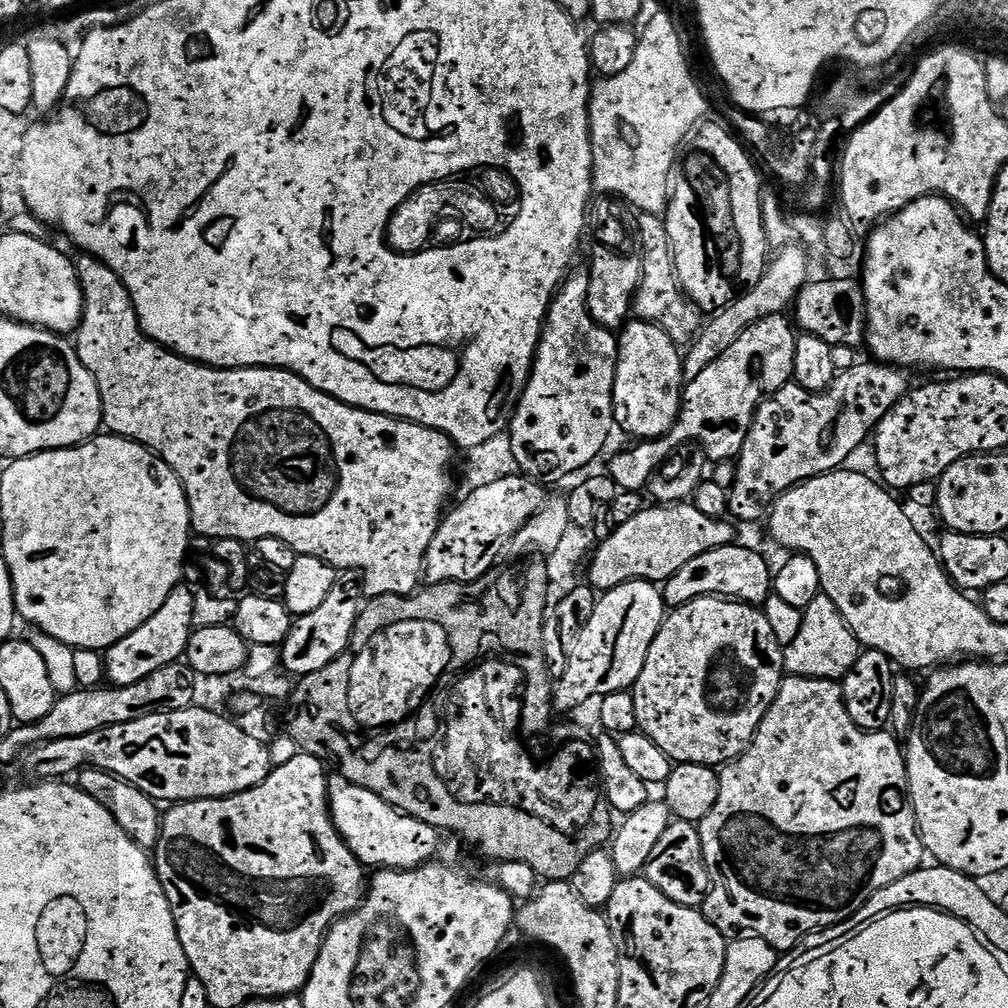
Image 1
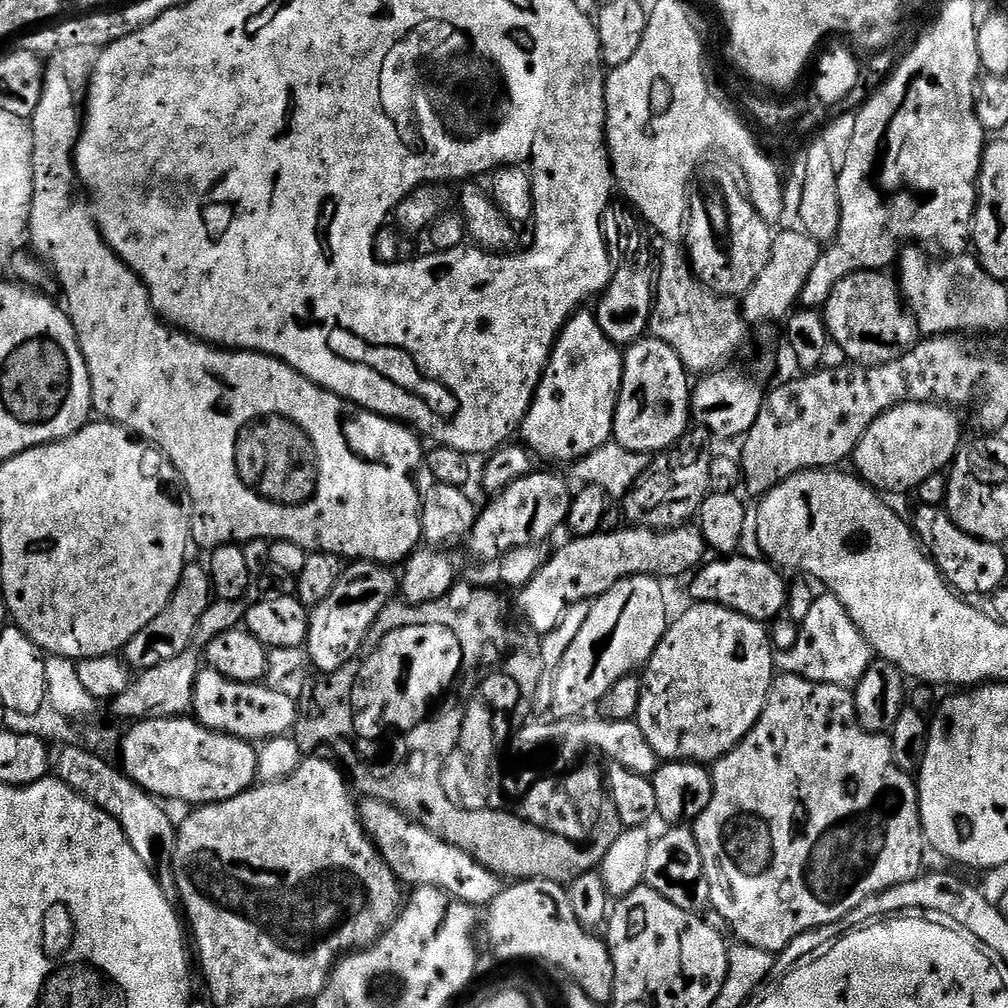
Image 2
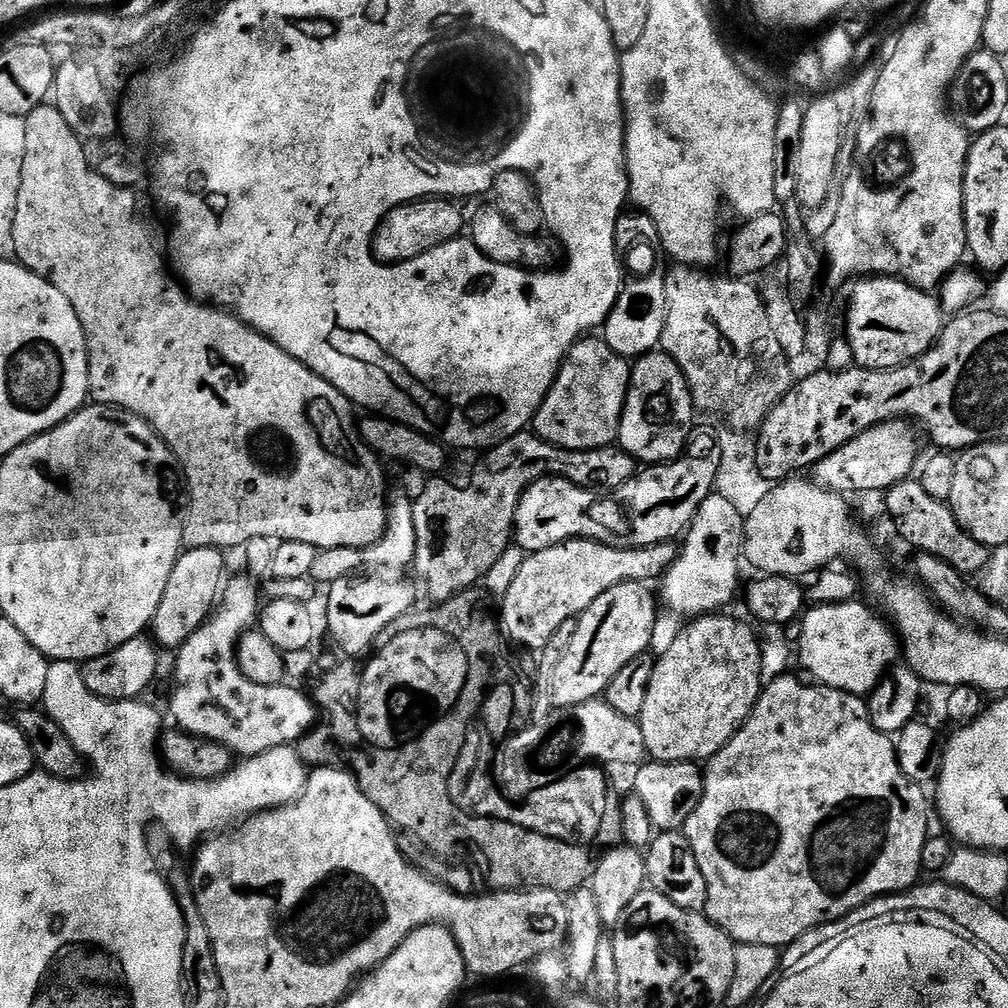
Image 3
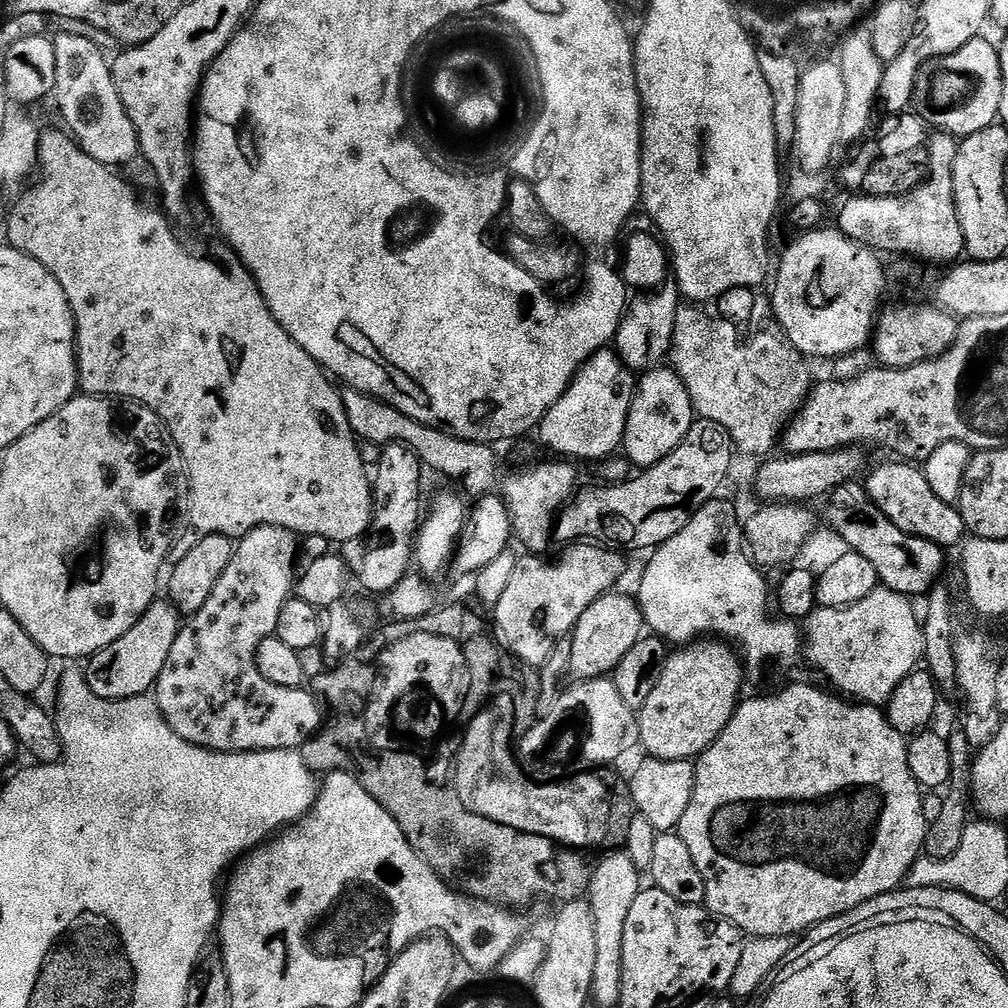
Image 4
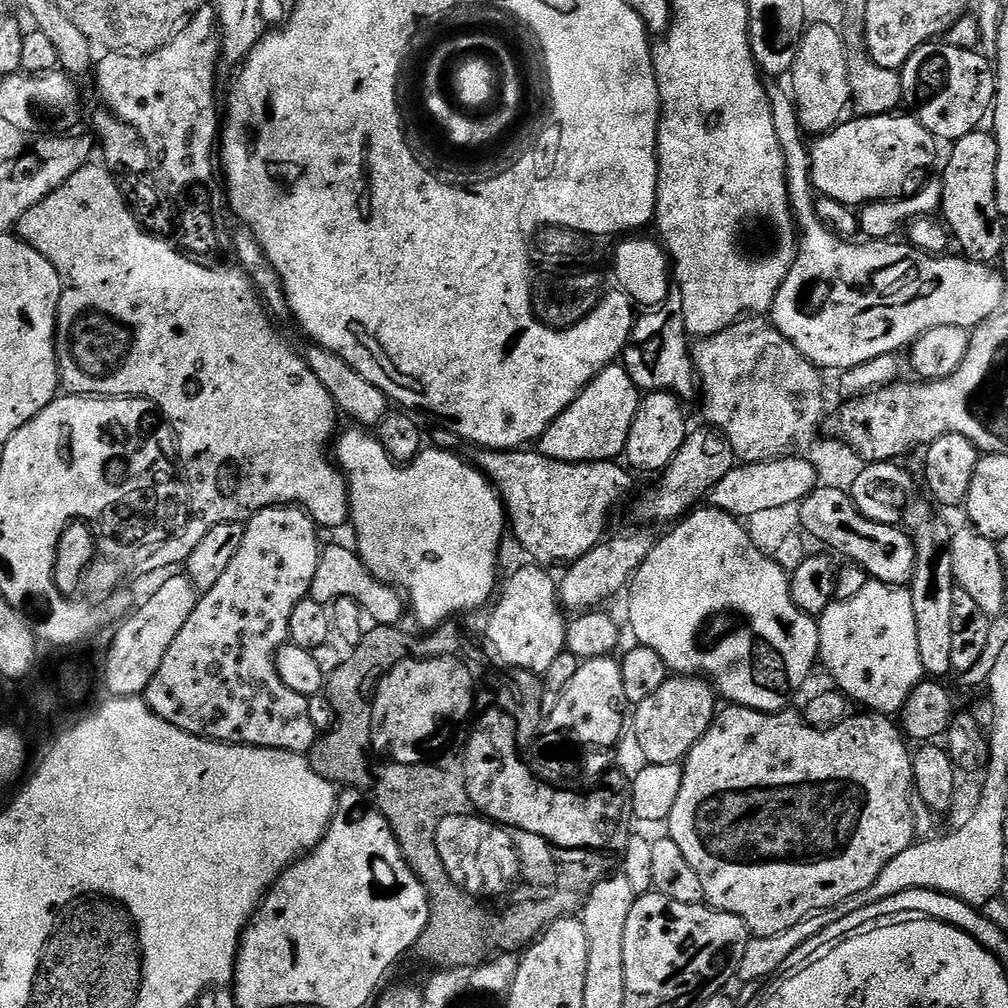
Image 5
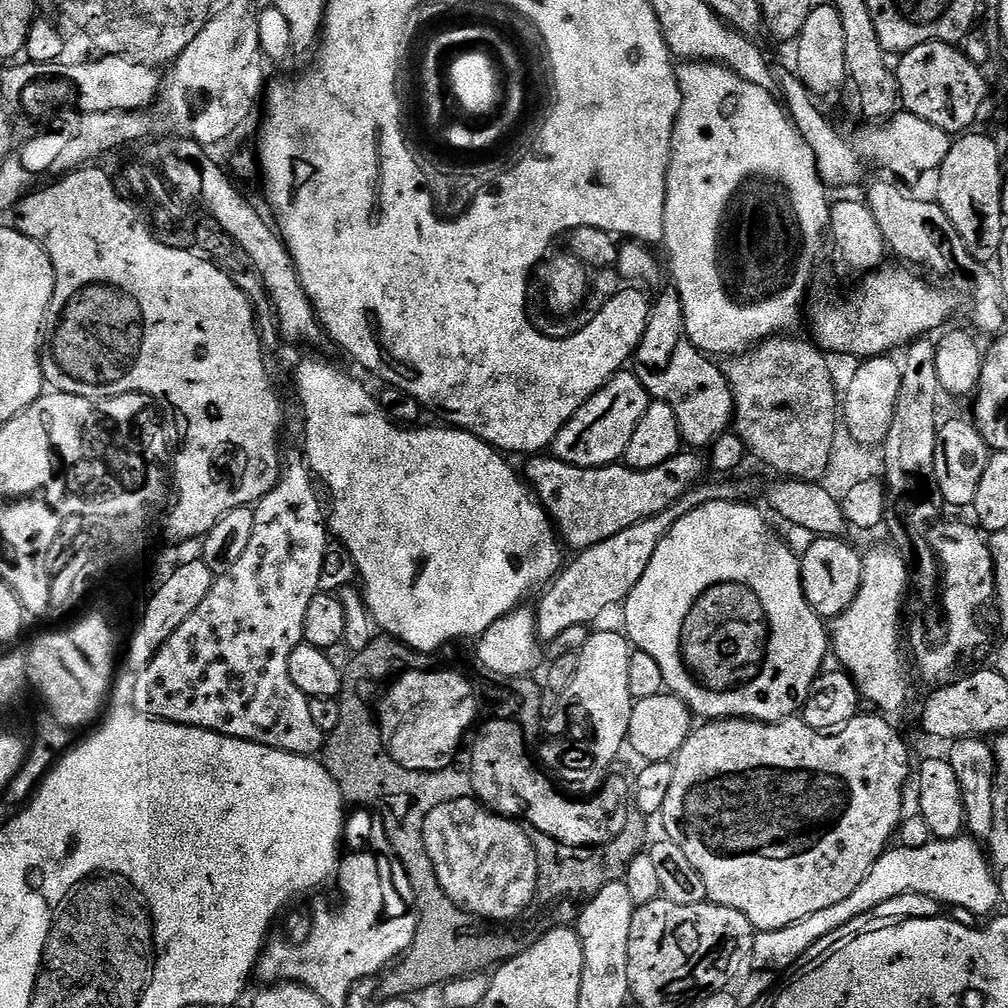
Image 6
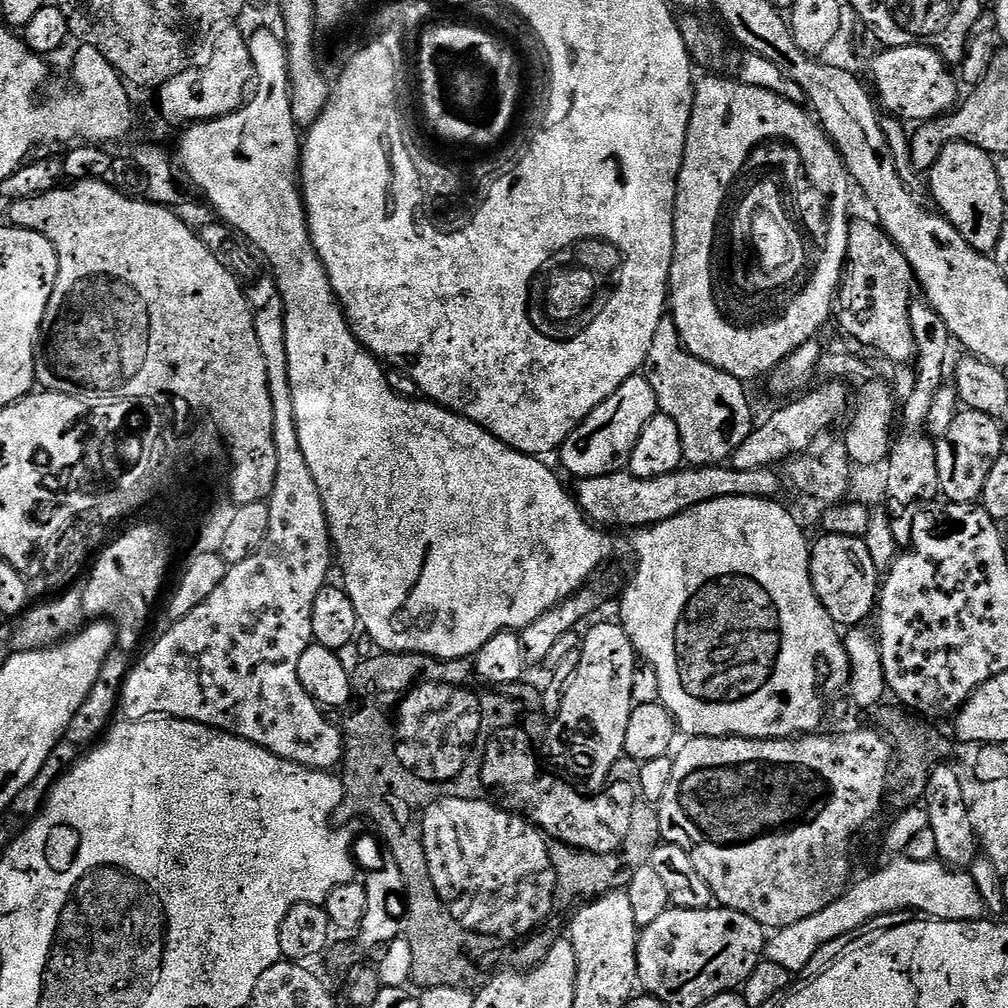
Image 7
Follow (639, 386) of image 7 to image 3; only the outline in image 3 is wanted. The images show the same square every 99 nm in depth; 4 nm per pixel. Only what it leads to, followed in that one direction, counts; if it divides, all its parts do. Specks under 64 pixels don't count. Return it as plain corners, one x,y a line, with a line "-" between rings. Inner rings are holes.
581,338
568,351
564,365
556,375
552,388
546,394
542,406
536,411
534,431
546,442
566,450
594,450
607,448
617,443
620,434
620,419
624,413
624,403
628,397
628,383
632,380
629,361
619,356
603,338

